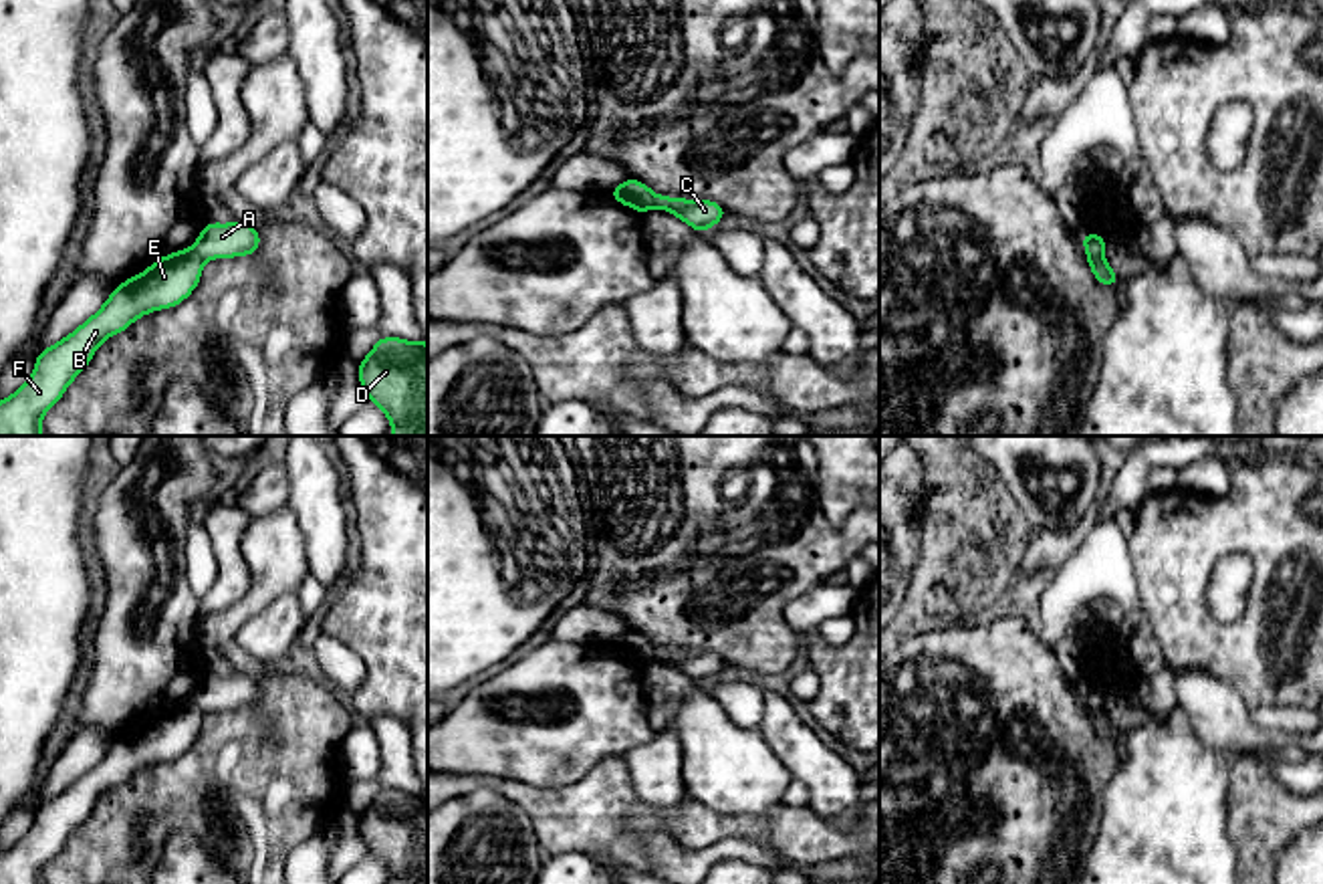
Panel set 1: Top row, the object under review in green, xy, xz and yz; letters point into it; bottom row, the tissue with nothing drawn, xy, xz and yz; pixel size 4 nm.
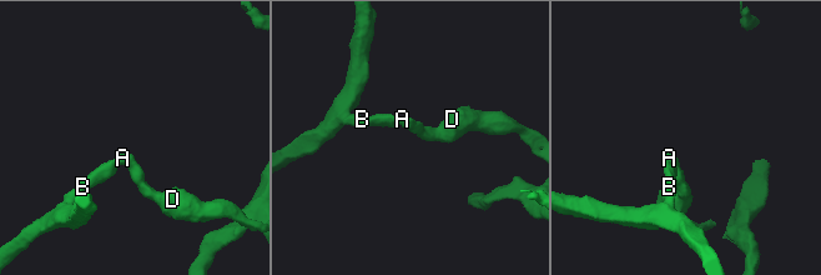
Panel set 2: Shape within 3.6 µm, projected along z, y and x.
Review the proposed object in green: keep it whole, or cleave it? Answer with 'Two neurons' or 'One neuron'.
Two neurons

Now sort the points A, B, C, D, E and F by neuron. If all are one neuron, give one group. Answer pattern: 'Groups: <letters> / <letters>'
Groups: A C D / B E F

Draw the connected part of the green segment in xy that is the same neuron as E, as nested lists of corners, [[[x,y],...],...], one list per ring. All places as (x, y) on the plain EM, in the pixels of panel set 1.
[[[192,698],[157,710],[141,727],[117,737],[89,773],[36,805],[30,832],[10,850],[0,852],[0,884],[42,884],[42,866],[63,850],[97,799],[141,767],[179,757],[198,739],[202,721],[204,710]]]

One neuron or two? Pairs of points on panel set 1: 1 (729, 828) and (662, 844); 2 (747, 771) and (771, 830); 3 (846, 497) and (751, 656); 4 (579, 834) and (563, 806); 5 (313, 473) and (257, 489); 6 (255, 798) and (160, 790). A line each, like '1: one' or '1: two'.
1: two
2: two
3: two
4: one
5: two
6: one

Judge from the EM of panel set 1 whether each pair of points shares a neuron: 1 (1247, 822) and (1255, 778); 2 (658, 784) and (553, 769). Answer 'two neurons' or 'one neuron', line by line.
1: one neuron
2: two neurons

